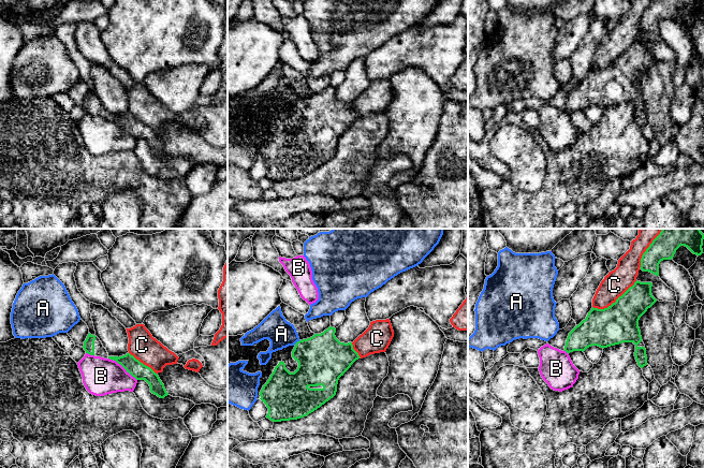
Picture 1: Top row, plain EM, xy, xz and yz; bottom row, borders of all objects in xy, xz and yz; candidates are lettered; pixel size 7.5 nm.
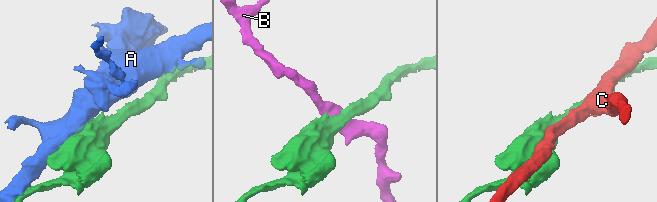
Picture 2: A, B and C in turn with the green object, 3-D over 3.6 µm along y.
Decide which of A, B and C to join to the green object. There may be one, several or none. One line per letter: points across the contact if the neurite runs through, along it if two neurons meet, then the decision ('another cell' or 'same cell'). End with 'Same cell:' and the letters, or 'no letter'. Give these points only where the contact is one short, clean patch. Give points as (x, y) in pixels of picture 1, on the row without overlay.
A: another cell
B: another cell
C: another cell
Same cell: no letter

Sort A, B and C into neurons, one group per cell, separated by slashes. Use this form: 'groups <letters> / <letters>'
groups A / B / C

